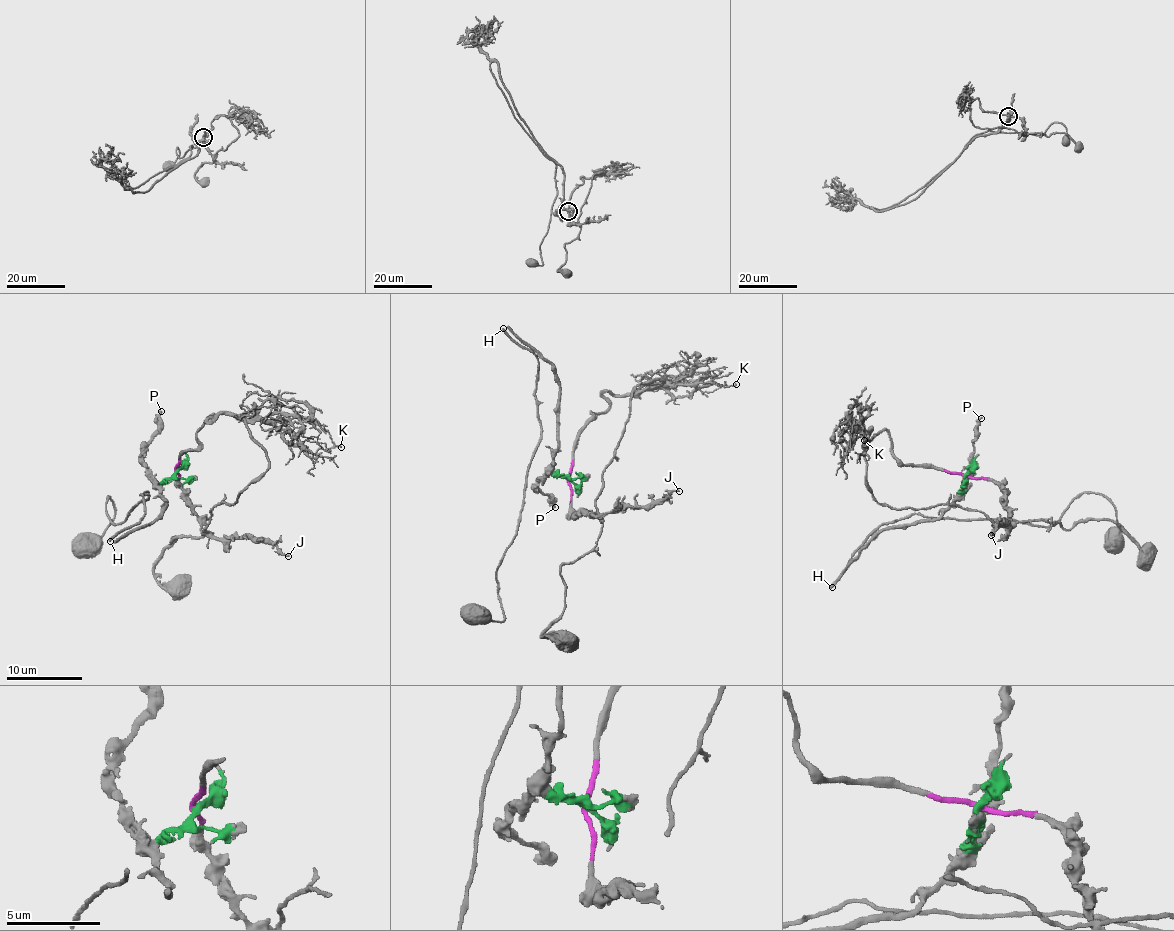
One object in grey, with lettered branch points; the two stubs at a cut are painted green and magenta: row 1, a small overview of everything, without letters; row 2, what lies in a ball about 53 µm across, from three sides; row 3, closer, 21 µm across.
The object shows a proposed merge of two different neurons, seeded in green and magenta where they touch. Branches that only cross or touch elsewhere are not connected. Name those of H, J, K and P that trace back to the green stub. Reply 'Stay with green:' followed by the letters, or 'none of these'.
Stay with green: H, P

